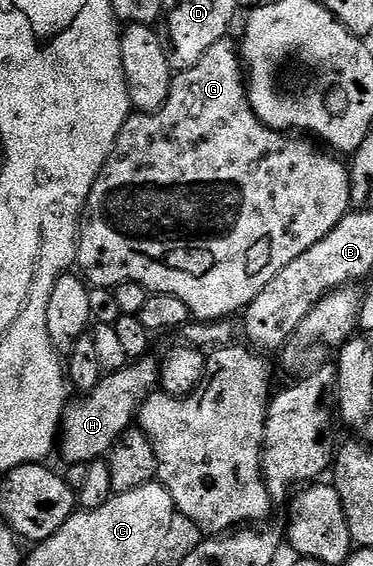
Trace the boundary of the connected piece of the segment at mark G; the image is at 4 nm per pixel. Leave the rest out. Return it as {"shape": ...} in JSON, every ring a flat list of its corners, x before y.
{"shape":[[226,39,207,47,203,59,189,69,182,69,176,74,169,88,167,99,161,109,153,113,134,112,124,123,115,139,115,147,103,167,99,171,99,179,95,179,95,187,91,187,91,195,85,204,84,214,79,222,79,240,77,243,76,268,80,276,92,288,116,289,119,283,139,283,150,293,166,293,175,295,175,299,183,299,187,303,190,314,198,322,223,321,232,318,232,313,240,314,303,251,315,247,319,239,331,235,335,227,350,212,351,190,349,188,349,171,346,162,338,159,332,152,318,147,312,140,300,141,300,136,290,135,285,131,274,131,264,125,249,106,249,90,247,77,243,72,243,62,236,44]]}

